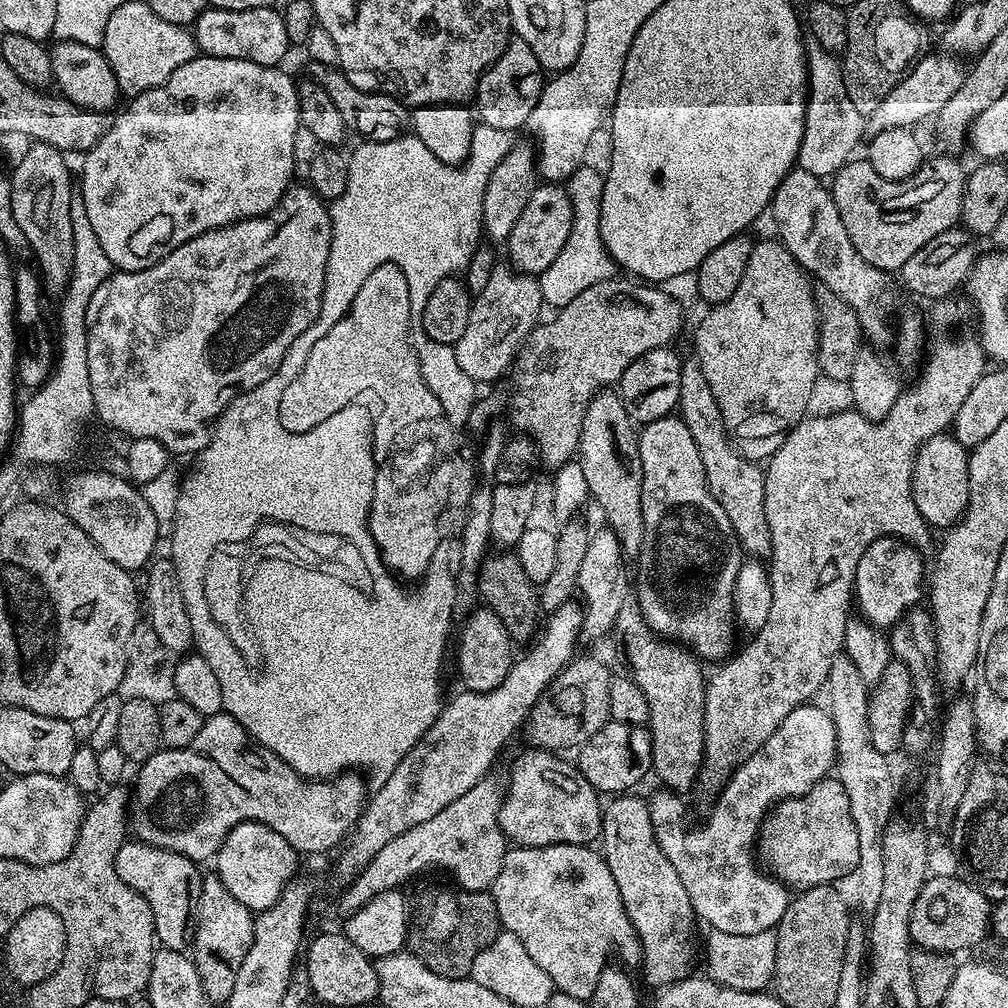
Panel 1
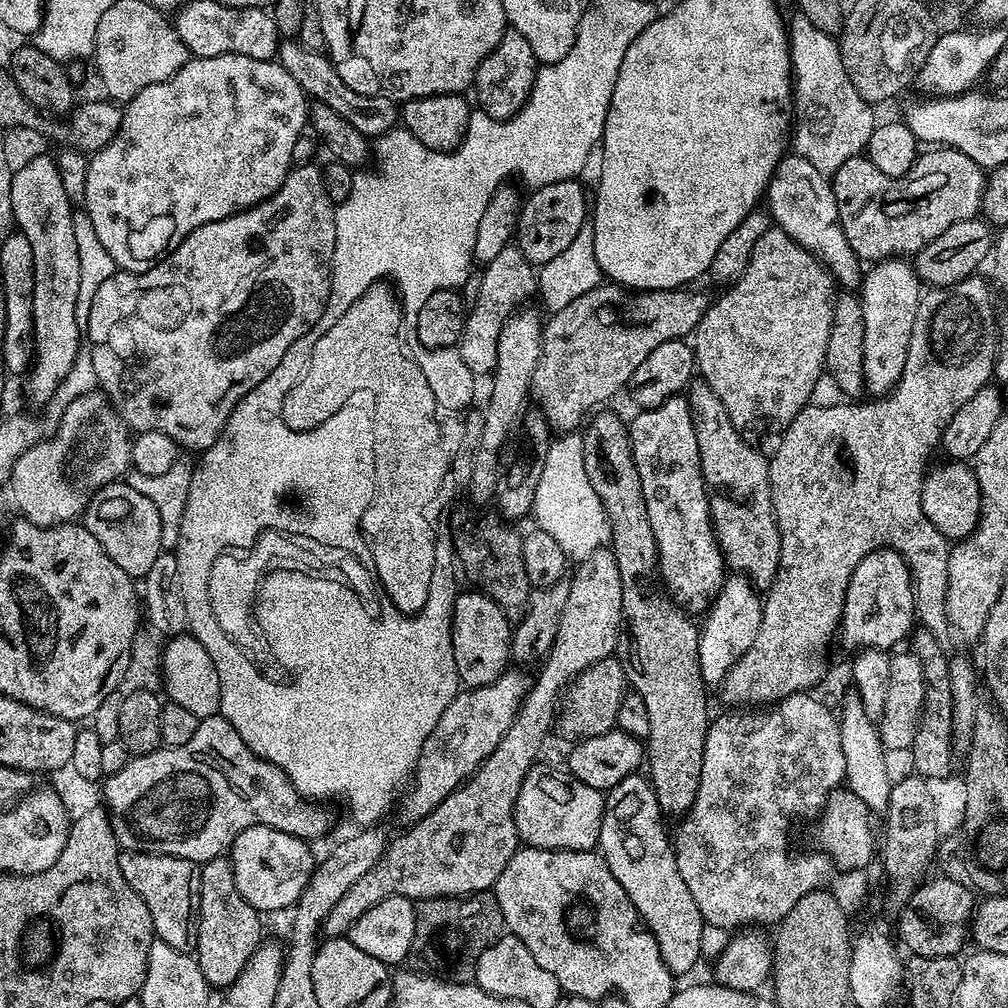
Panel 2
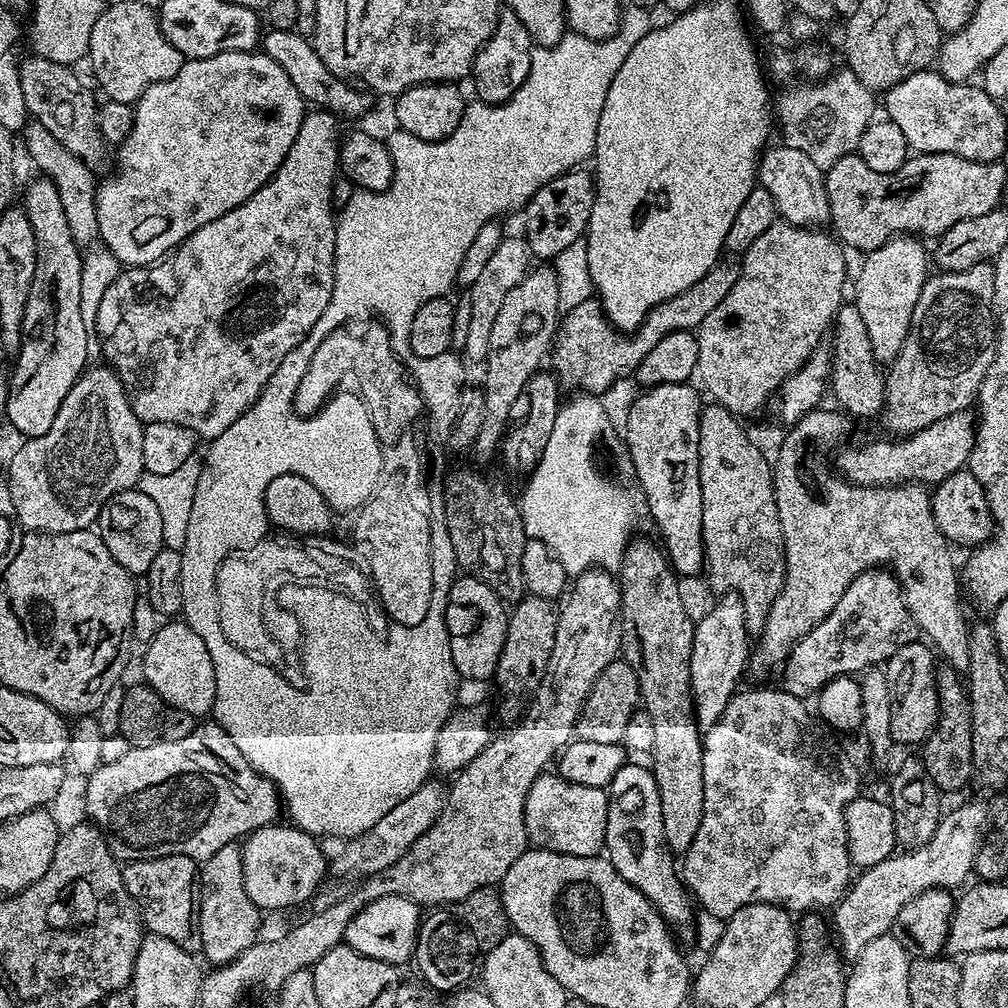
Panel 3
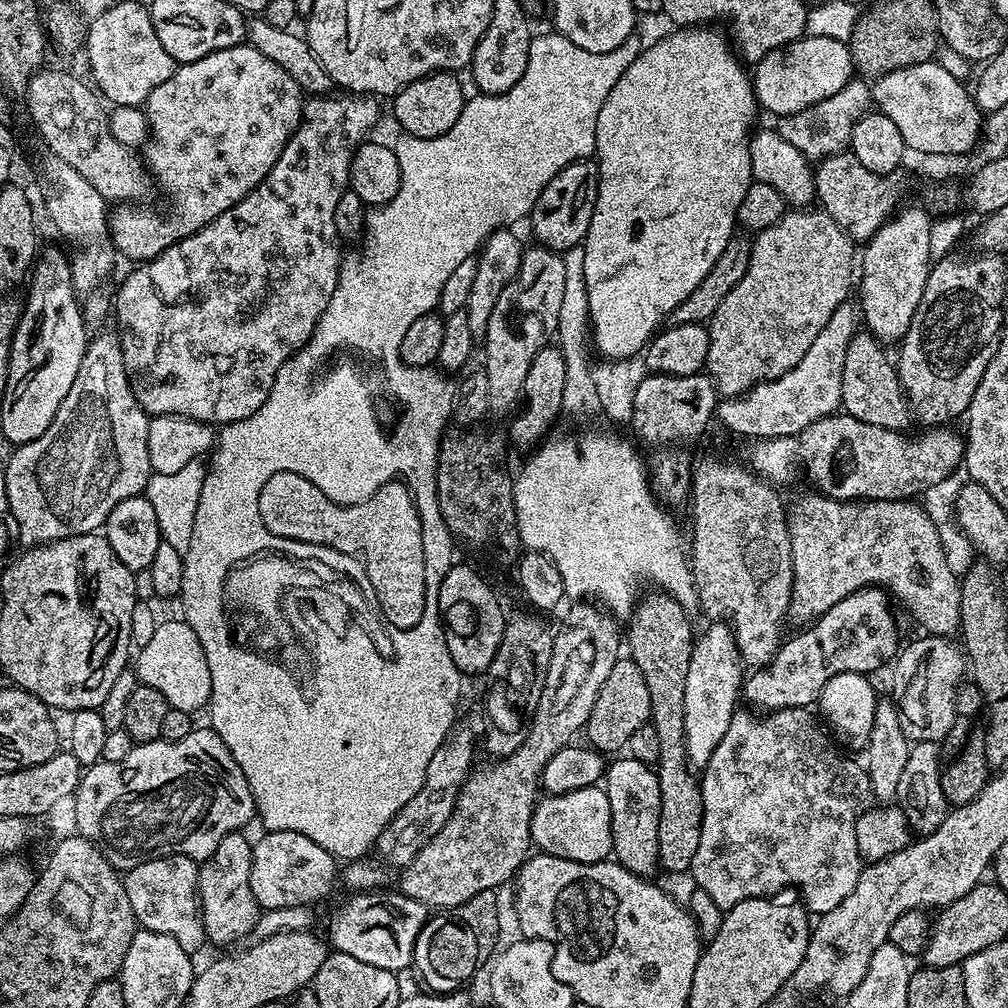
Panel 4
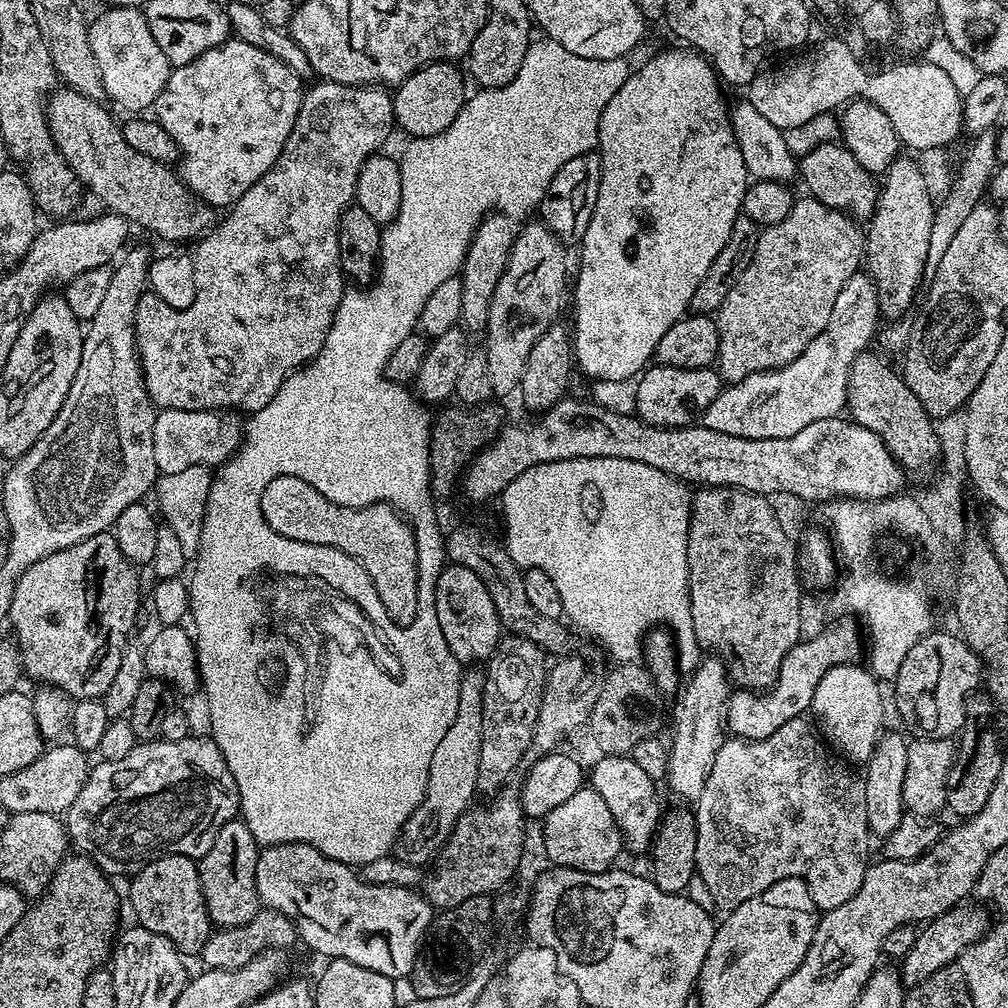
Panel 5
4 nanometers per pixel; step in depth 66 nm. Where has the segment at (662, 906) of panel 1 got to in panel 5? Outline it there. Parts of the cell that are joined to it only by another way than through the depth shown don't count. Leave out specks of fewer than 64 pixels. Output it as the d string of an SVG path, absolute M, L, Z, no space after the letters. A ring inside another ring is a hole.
M601 755L599 759L592 772L590 770L590 786L605 798L606 806L614 815L615 824L624 839L625 849L645 853L651 847L662 820L657 783L629 755Z

